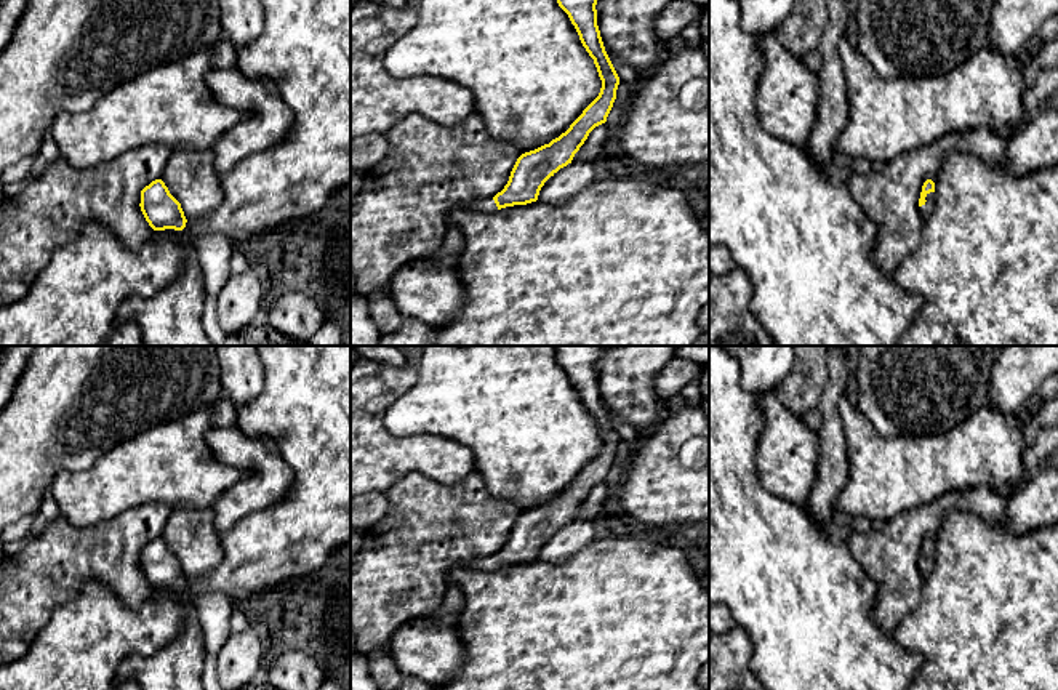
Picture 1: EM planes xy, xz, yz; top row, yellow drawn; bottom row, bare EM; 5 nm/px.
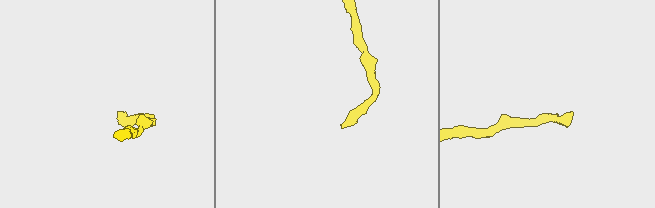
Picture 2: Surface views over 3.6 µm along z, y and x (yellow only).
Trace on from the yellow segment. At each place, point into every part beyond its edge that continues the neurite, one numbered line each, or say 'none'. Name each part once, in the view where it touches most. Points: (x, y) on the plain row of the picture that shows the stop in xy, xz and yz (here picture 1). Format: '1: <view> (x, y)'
1: yz (925, 569)

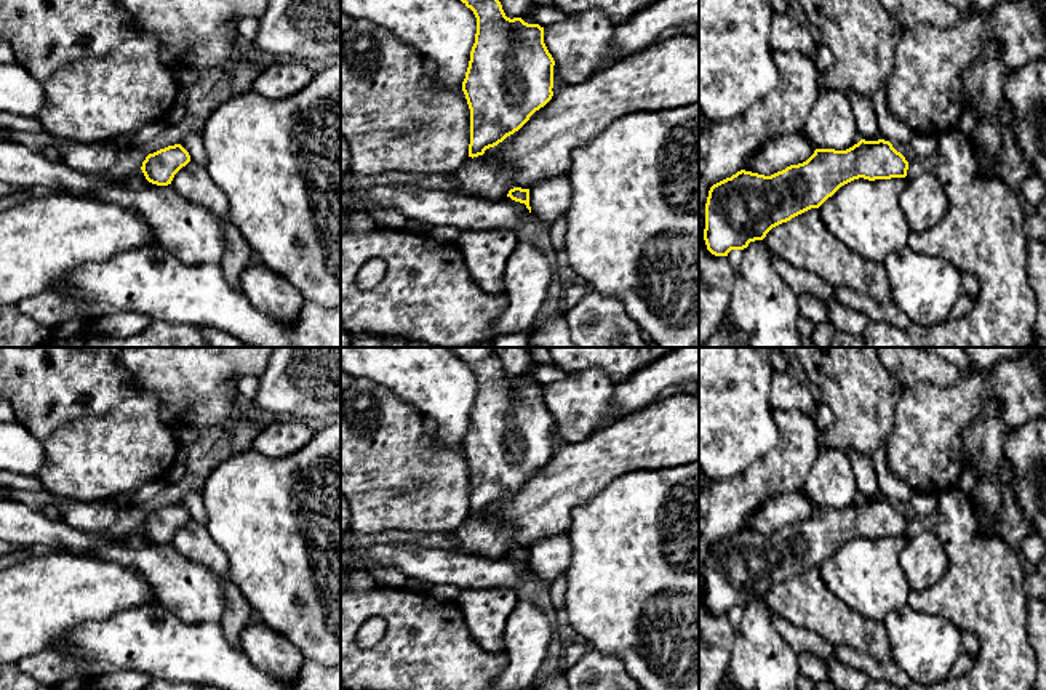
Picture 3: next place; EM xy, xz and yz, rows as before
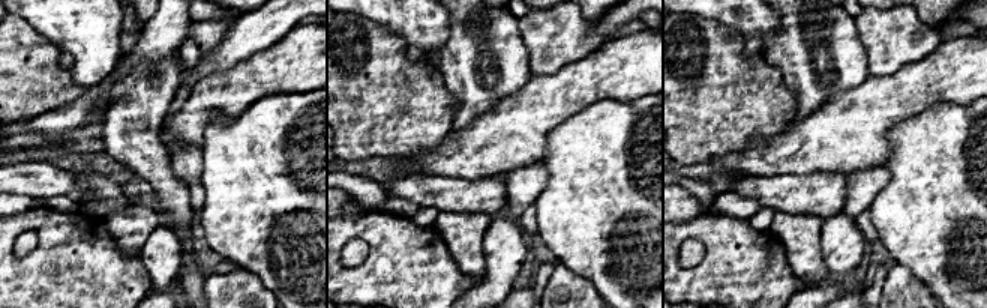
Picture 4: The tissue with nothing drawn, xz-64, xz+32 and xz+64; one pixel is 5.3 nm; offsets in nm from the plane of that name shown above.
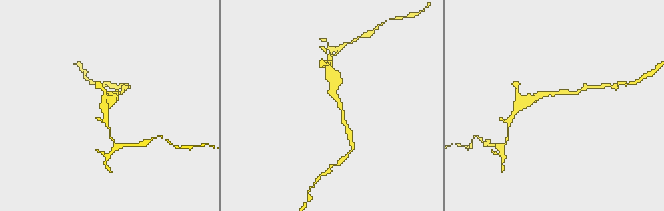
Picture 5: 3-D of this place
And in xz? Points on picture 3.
none

